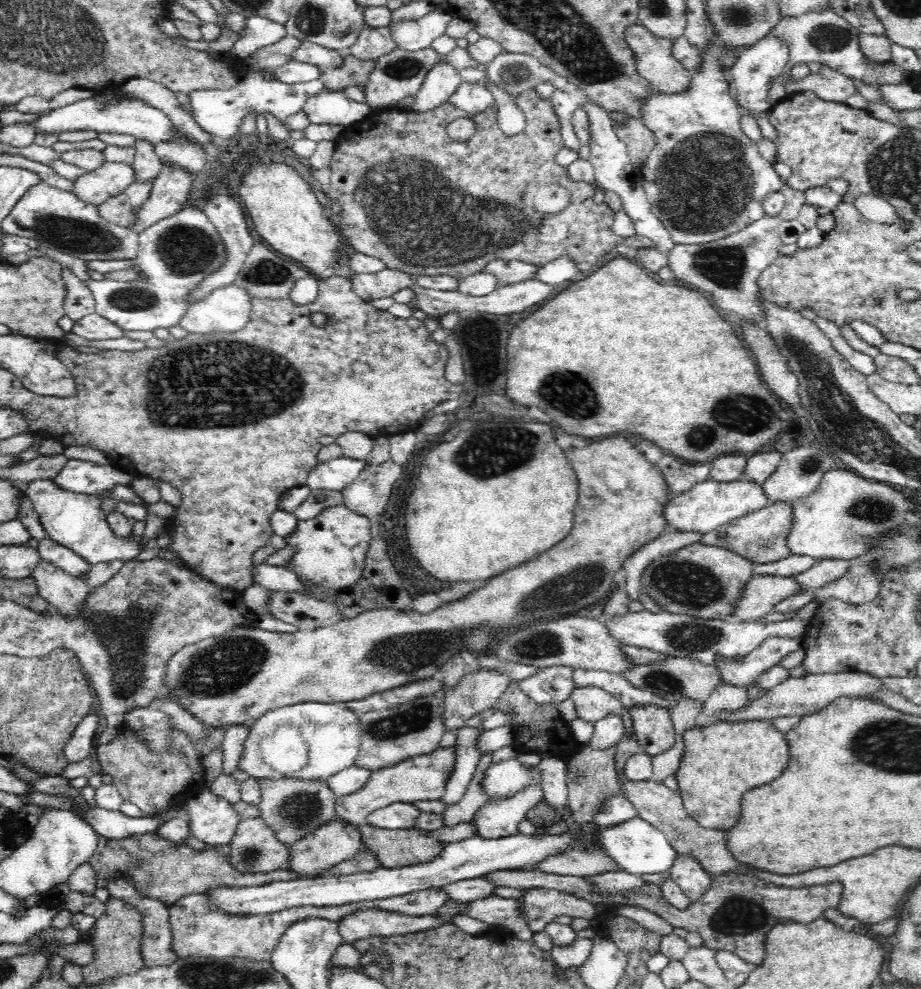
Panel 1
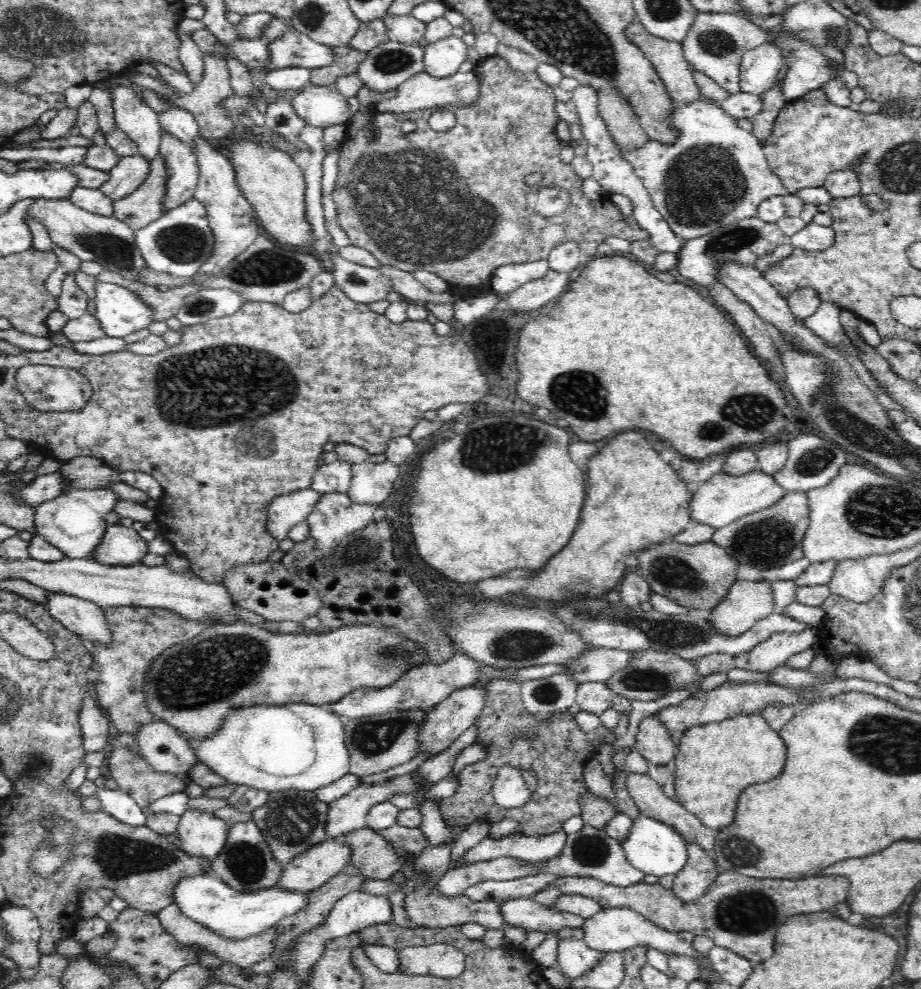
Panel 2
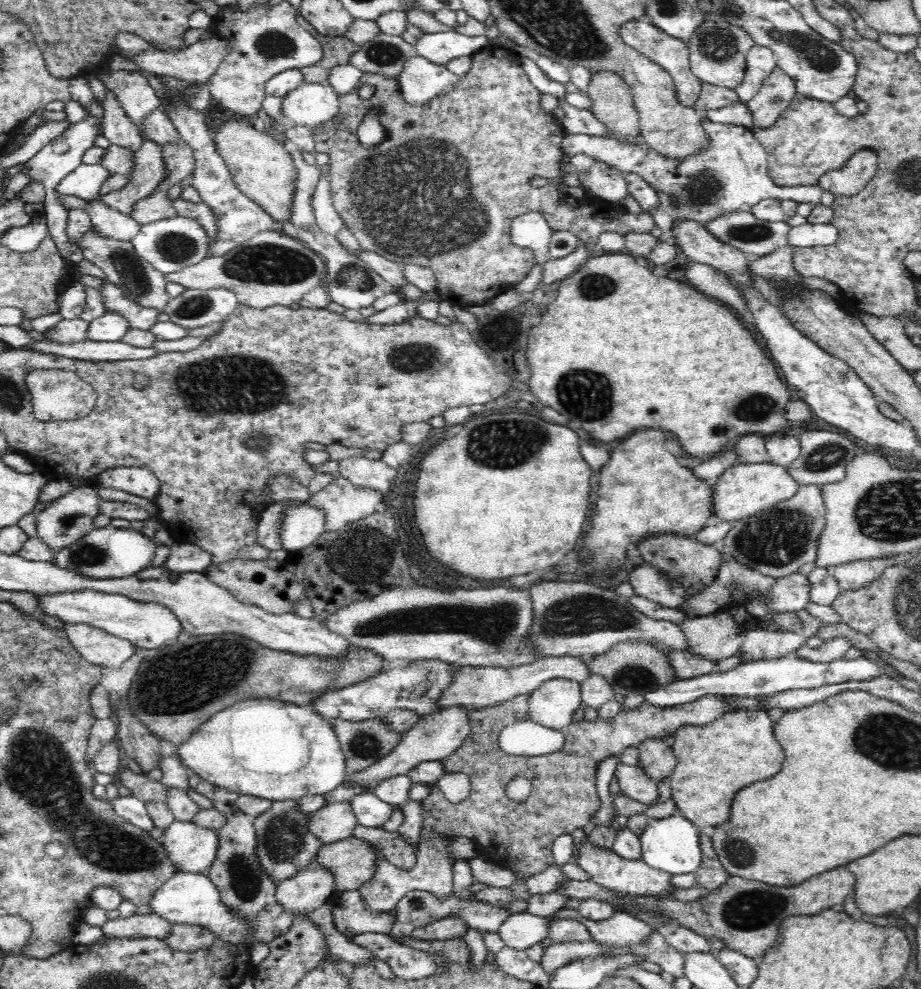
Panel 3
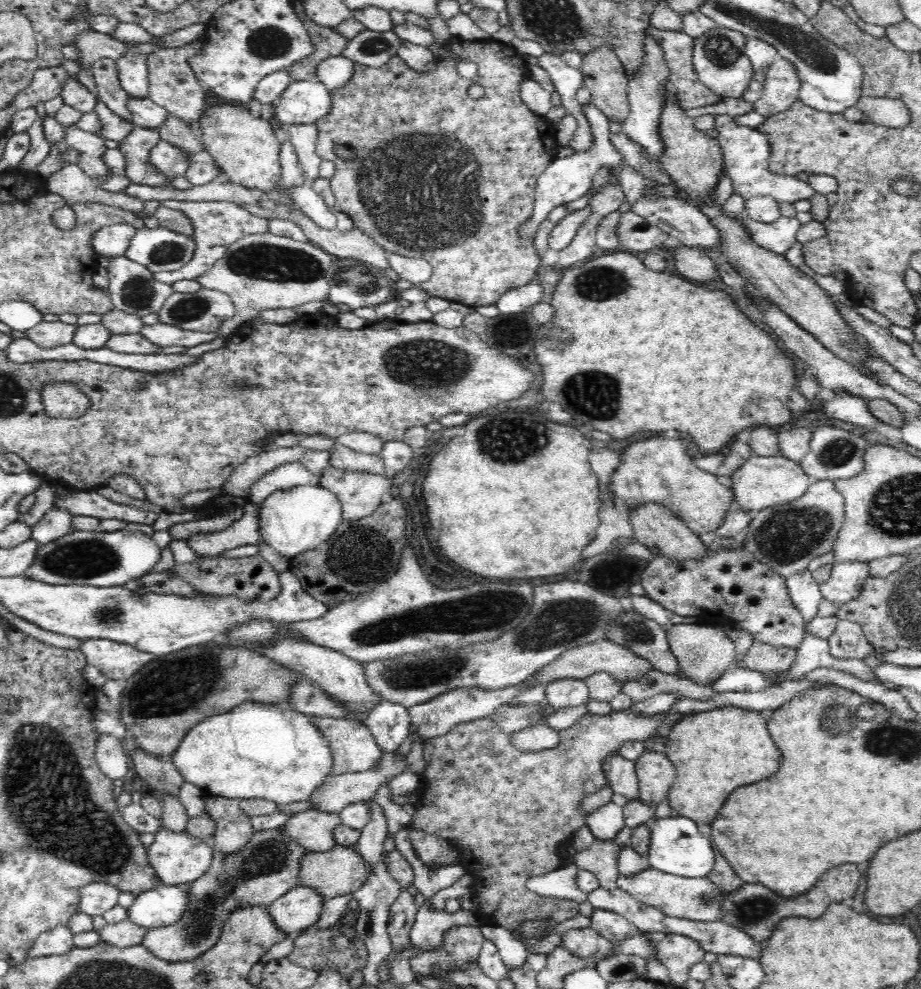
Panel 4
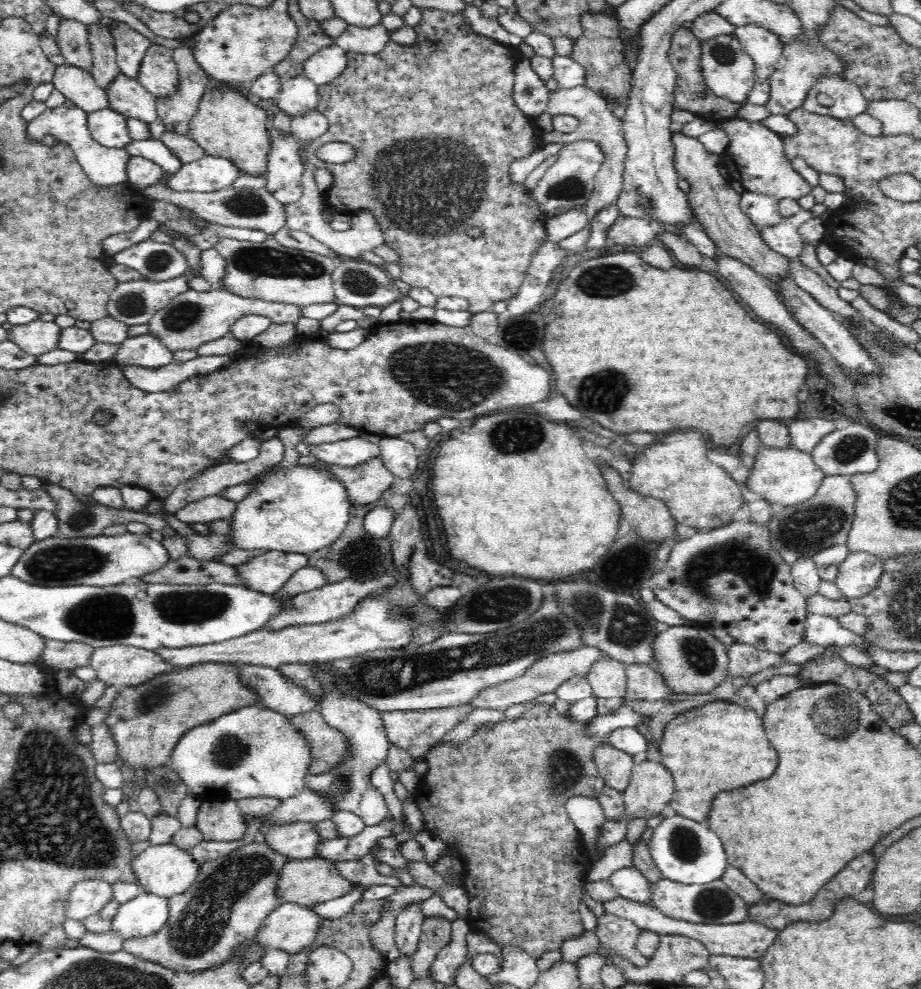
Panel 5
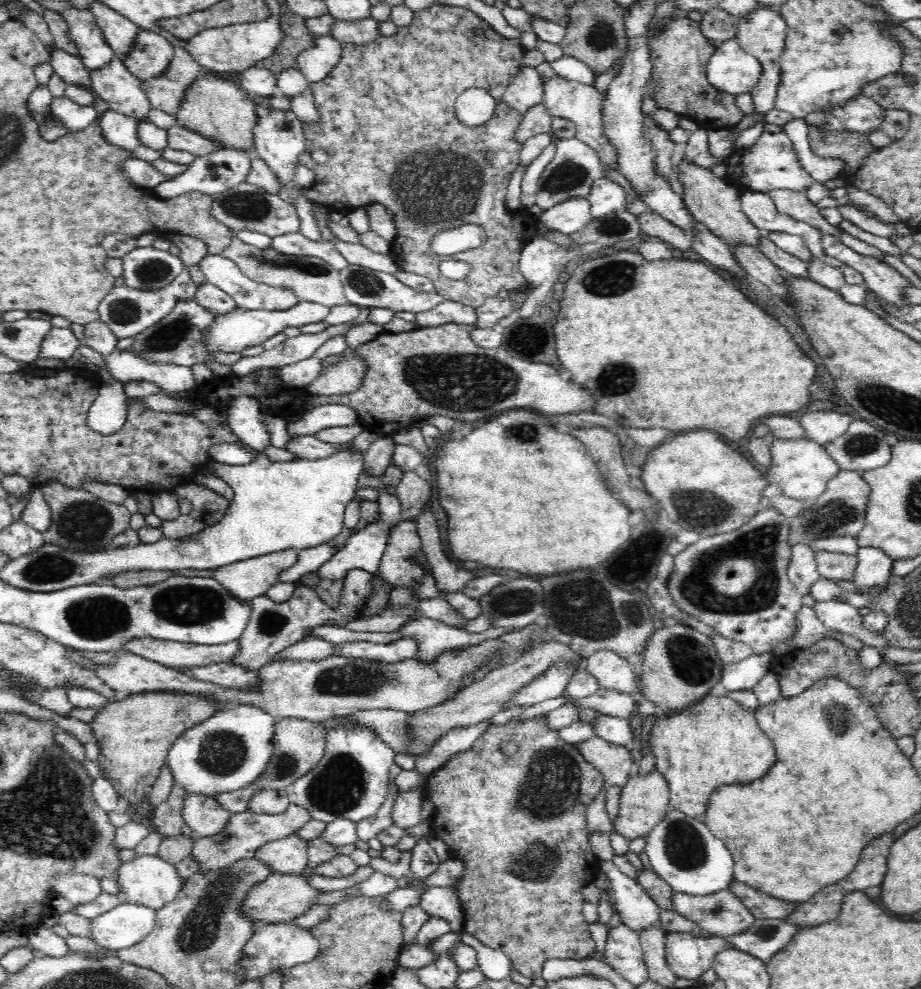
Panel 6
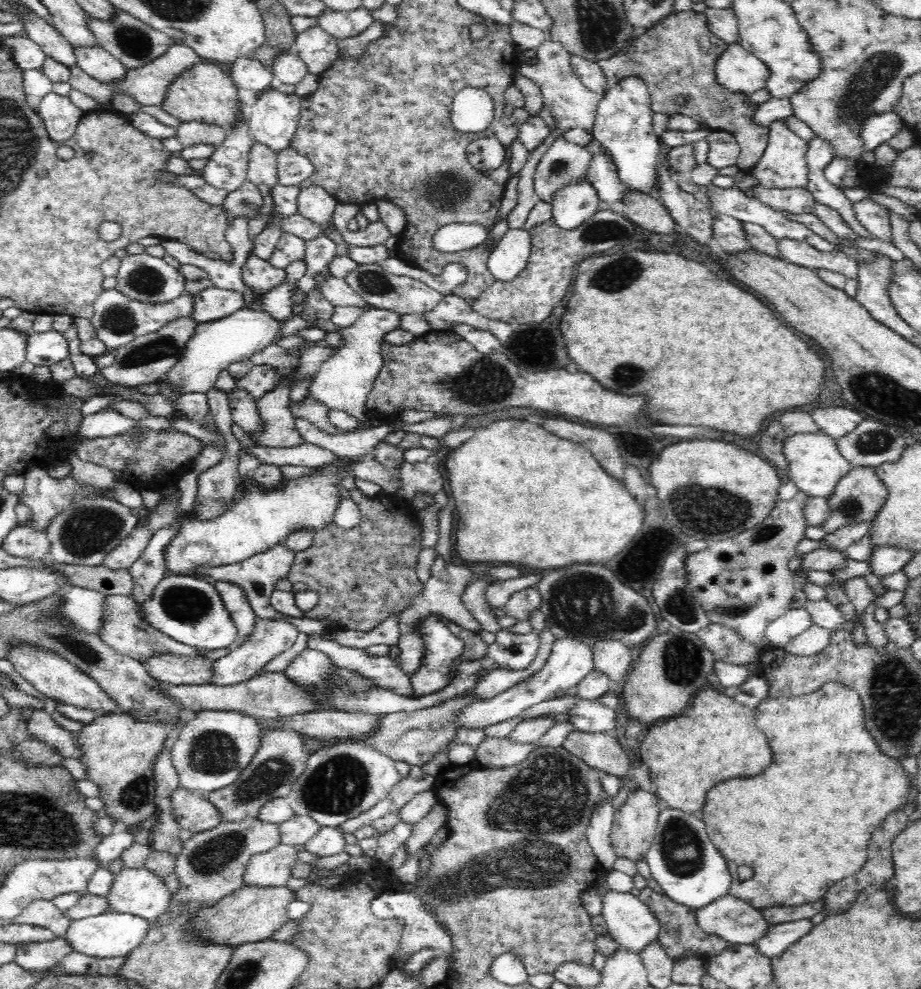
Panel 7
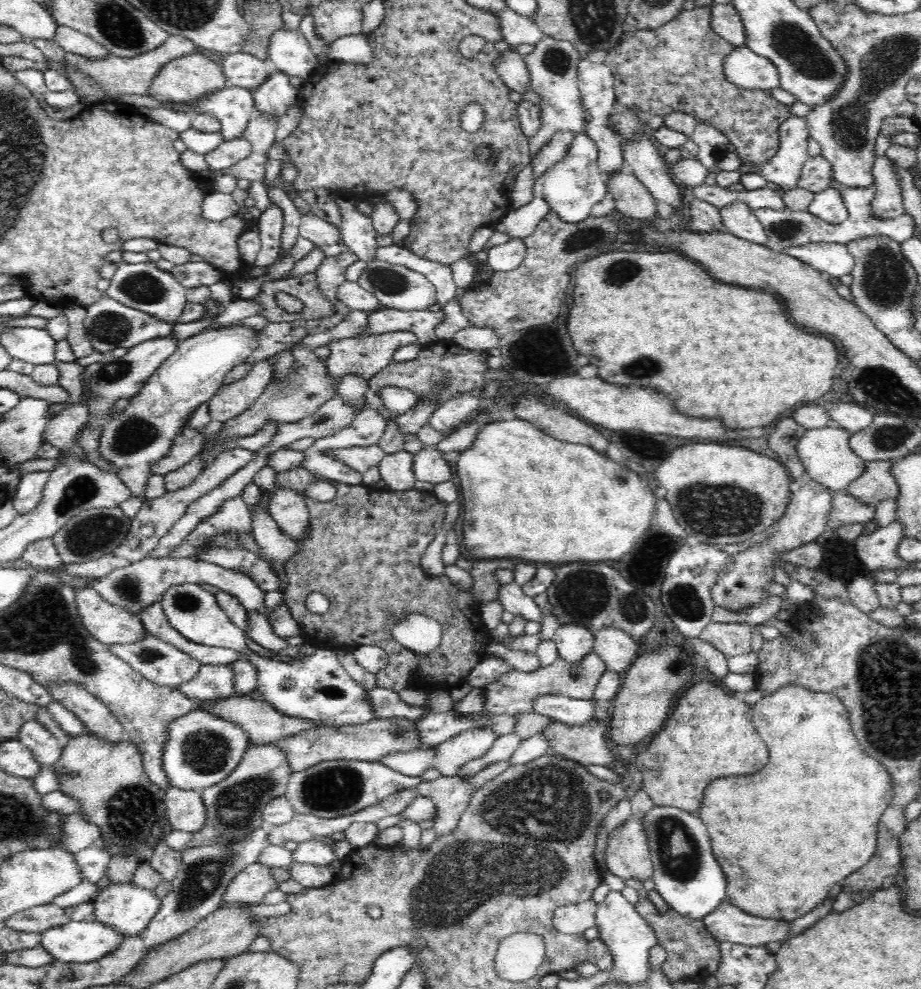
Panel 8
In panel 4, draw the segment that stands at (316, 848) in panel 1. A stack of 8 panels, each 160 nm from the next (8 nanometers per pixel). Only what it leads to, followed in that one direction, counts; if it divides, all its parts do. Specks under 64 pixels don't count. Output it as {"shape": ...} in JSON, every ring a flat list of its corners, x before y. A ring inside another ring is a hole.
{"shape":[[294,886,268,906,270,917,276,927,284,931,290,939,310,930,320,918,324,898,318,891,308,886]]}

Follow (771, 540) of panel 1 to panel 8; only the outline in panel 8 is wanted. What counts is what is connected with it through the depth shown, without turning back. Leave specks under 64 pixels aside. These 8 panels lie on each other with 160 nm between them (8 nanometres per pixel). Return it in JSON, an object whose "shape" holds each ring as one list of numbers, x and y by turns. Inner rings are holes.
{"shape":[[892,460,866,461,866,472,851,482,844,492,862,504,878,506,882,500,897,498,899,486,892,477]]}

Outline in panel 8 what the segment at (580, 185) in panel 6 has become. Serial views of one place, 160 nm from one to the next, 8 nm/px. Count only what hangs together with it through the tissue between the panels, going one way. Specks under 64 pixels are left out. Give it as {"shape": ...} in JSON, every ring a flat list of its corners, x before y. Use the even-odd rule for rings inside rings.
{"shape":[[572,132,556,133,552,140,532,158,533,176,538,178,546,170,554,168,558,164,558,161,568,154,574,137,575,134]]}

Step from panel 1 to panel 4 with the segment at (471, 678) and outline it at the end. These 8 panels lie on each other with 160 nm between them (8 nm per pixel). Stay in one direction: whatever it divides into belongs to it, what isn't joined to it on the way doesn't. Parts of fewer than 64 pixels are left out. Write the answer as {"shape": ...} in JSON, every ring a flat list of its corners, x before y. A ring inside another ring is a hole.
{"shape":[[392,751,384,753,377,767,373,767,373,769,359,773,332,774,326,778,326,782,320,786,320,789,316,790,316,793,308,798,308,801,312,802,311,809,328,812,329,814,340,814,346,806,349,806,353,802,370,800,370,798,374,798,378,788,382,788,382,786,393,779,394,776,406,772,406,764,406,758,400,757,396,751]]}

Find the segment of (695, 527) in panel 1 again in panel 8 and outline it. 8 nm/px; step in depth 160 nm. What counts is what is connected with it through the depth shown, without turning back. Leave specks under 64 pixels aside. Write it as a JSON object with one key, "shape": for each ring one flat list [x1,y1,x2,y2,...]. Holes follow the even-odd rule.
{"shape":[[840,427,813,428,803,434,797,444,797,453,810,475,810,479,829,488,834,493,844,489,866,472,866,460,860,458,849,445,852,433]]}

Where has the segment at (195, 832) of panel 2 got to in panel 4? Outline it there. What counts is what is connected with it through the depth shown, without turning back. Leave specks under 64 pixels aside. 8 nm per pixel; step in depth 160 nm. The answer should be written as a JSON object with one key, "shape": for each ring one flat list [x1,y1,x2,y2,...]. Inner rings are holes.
{"shape":[[161,828,156,832,154,843,147,848,148,861,154,868,160,884,180,886,192,884,201,878,209,869,215,851,200,838,190,837,186,832,173,832,173,830]]}

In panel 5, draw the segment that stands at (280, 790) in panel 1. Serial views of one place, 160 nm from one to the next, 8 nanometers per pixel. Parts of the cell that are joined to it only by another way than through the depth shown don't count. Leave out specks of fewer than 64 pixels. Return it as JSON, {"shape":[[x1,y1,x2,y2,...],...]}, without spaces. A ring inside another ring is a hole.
{"shape":[[250,842,234,852,230,852,228,856,222,856,222,858,216,858,215,860,204,862,201,864,198,879,193,886,190,886,186,892,180,894,175,894,171,896,168,900,168,922,164,928,160,928,156,934,151,934,150,936,139,937,138,939,132,938,132,940,125,940,124,949,130,954,134,954,137,958,148,960,150,962,156,962,166,968,172,970,180,970,185,972,194,972,199,970,204,970,205,968,210,968,214,965,219,965,220,963,225,963,226,961,231,961,236,958,238,954,250,950,252,942,257,938,258,930,263,925,266,917,280,904,280,899,278,899,278,884,279,877,282,873,283,867,288,862,288,858,278,853,274,848,271,848,266,842]]}

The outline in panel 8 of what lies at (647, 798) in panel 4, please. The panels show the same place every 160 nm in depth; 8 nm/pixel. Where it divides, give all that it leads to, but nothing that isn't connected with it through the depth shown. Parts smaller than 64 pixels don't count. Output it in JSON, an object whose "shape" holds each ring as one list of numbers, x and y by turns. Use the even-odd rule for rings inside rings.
{"shape":[[631,816,622,826,614,828,606,846,606,865,611,874,623,880,636,879,644,883,653,878,643,816]]}

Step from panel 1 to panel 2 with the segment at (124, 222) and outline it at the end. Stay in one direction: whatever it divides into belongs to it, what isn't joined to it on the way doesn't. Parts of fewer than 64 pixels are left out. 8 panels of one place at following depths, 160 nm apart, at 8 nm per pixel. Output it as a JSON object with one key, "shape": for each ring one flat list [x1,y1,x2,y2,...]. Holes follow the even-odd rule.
{"shape":[[158,154,152,158,146,180,128,196,113,201,113,217,125,222,135,231,158,220,169,211,163,203,167,180,167,168]]}

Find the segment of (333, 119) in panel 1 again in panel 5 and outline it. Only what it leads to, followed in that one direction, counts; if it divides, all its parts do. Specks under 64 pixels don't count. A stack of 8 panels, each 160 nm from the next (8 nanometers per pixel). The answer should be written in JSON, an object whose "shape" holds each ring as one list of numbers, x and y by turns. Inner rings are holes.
{"shape":[[304,74,289,79,283,78,280,92,274,102,282,112,294,118,298,114,306,114,316,109,318,100,318,85]]}

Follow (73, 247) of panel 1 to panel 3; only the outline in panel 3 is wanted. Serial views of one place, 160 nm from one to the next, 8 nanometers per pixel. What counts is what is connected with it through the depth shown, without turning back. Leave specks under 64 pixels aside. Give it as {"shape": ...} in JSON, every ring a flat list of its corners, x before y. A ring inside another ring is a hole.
{"shape":[[94,225,76,244,83,252,83,258,99,266,110,282,113,282,130,300,164,312,171,296,166,290,164,273,155,269,146,259,134,250,132,241,106,238,94,231]]}

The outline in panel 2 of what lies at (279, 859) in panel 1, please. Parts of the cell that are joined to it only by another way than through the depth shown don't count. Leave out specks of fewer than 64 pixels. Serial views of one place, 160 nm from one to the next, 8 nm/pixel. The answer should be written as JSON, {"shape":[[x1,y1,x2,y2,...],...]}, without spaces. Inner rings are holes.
{"shape":[[253,819,238,822,229,829,226,847,218,858,211,862,211,873,222,878,228,886,239,892,256,892,262,888,272,888,282,877,283,867,274,859,274,850,268,846,264,834]]}

